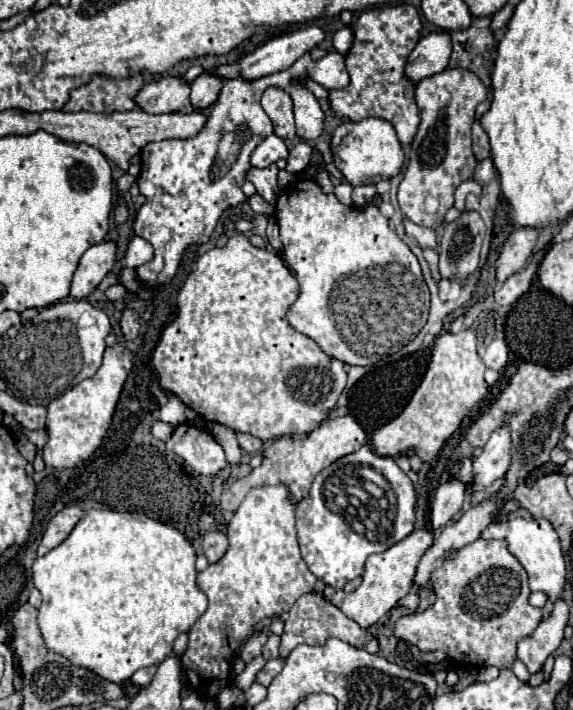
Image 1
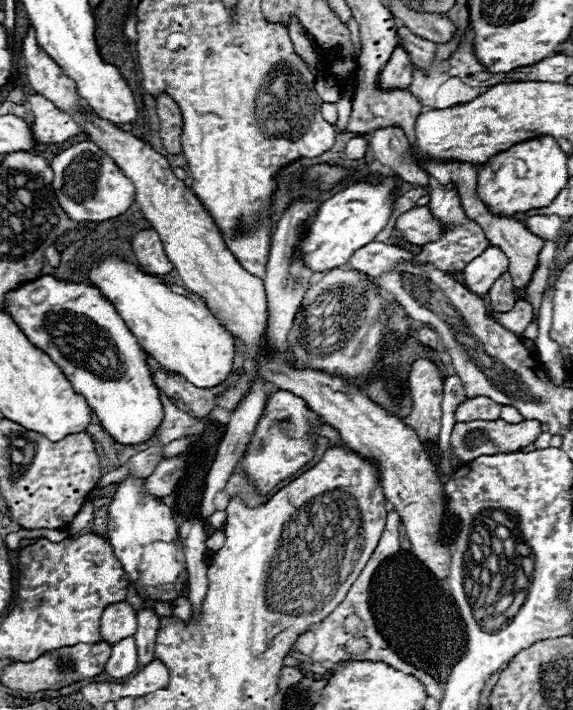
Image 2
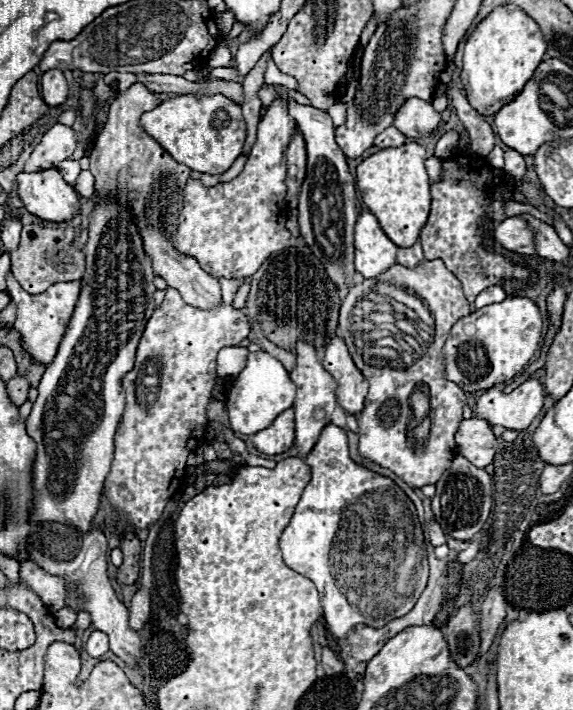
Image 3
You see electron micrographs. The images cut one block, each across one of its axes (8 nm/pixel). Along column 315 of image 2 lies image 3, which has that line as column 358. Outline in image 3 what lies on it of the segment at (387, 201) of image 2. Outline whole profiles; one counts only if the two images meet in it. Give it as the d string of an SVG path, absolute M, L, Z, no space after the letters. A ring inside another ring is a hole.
M362 210L356 230L354 230L354 248L356 248L356 270L364 278L378 278L396 262L398 246L382 232L378 220L368 212Z

